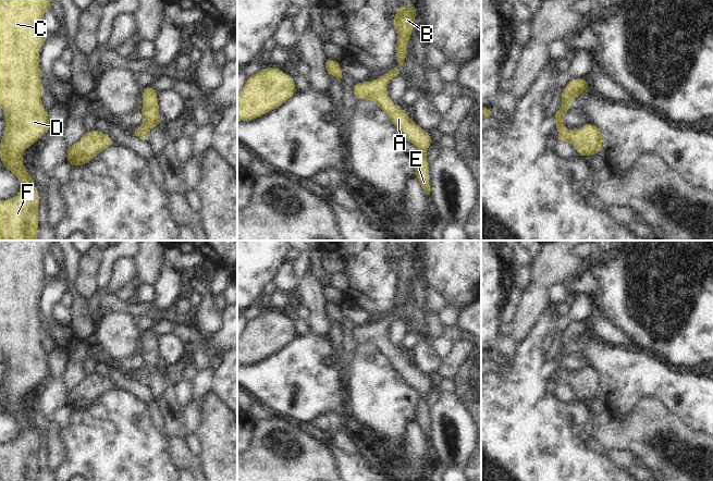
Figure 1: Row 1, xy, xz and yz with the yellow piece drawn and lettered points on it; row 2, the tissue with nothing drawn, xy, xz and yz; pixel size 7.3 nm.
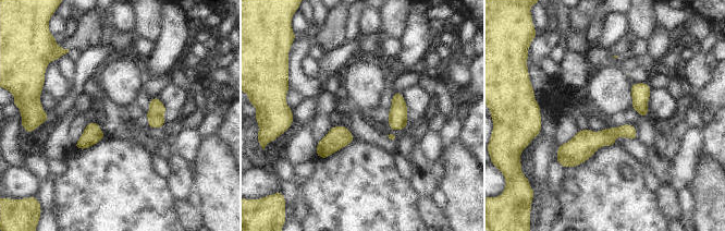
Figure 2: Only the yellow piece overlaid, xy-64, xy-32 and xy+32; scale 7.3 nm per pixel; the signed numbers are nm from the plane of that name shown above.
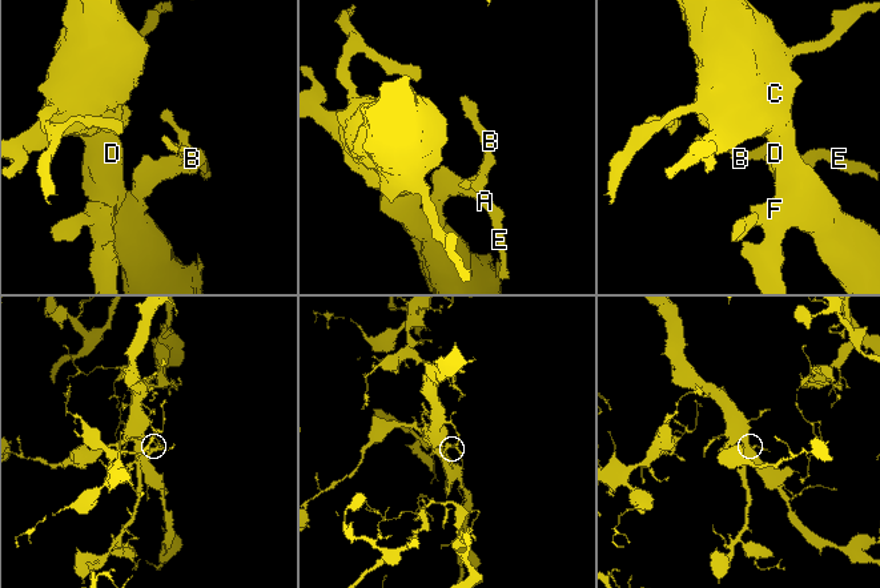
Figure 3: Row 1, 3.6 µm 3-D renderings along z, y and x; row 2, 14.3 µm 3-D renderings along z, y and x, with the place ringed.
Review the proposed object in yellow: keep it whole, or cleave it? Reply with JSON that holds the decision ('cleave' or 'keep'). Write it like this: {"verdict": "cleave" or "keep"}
{"verdict": "keep"}

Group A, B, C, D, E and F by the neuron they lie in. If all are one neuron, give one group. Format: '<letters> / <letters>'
A B C D E F

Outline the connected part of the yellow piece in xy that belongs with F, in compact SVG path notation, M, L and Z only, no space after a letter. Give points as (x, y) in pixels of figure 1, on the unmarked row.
M0 240L0 352L4 356L5 370L0 387L0 405L23 428L19 437L8 444L0 444L0 481L37 481L38 449L41 443L35 426L23 409L24 395L50 374L48 354L41 348L45 335L39 312L39 296L47 283L44 273L44 258L50 254L54 240Z

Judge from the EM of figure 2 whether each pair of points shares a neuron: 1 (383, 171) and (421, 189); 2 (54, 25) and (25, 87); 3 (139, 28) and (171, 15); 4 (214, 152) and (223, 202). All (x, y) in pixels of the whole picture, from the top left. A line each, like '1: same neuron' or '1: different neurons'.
1: different neurons
2: different neurons
3: different neurons
4: same neuron

